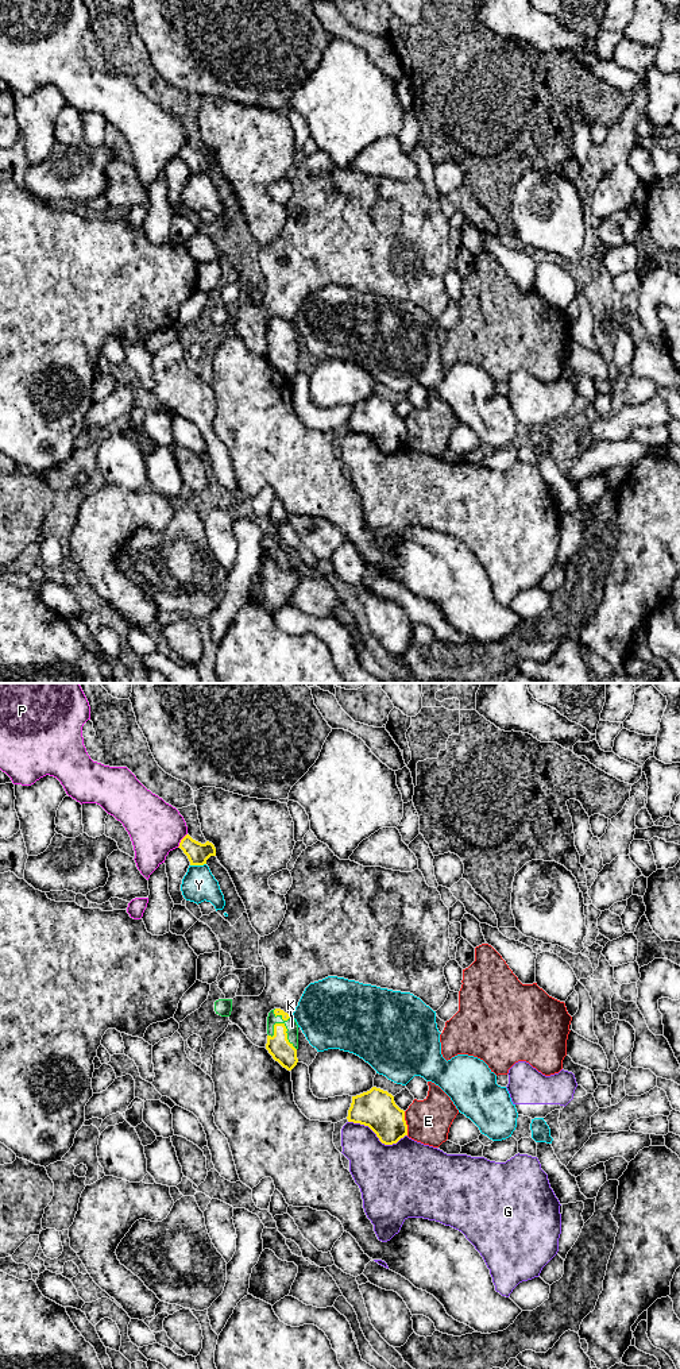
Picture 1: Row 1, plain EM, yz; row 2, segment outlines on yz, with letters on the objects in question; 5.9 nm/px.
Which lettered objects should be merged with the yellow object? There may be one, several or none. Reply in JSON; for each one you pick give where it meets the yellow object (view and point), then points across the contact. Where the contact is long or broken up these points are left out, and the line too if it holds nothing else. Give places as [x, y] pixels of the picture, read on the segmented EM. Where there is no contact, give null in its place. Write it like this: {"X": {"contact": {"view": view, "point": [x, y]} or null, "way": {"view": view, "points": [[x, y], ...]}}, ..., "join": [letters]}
{"K": {"contact": {"view": "yz", "point": [285, 1028]}}, "join": ["K"]}

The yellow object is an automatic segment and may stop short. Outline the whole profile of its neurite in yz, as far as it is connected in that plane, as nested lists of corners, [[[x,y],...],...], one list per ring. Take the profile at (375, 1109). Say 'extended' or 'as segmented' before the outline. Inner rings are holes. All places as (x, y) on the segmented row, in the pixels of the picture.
as segmented; [[[376,1087],[352,1096],[347,1119],[368,1126],[385,1145],[397,1144],[407,1135],[405,1111],[395,1104],[391,1094]]]

